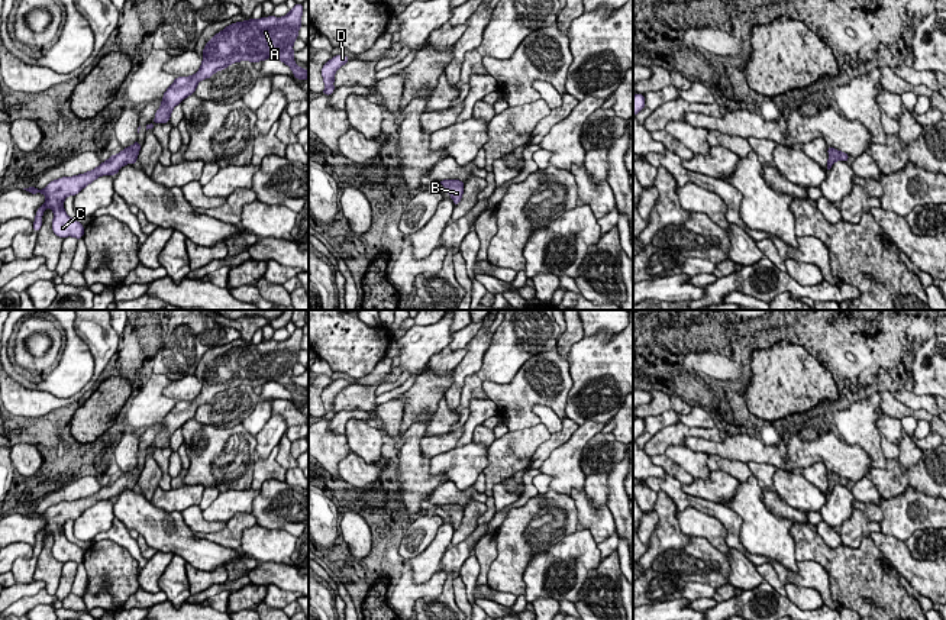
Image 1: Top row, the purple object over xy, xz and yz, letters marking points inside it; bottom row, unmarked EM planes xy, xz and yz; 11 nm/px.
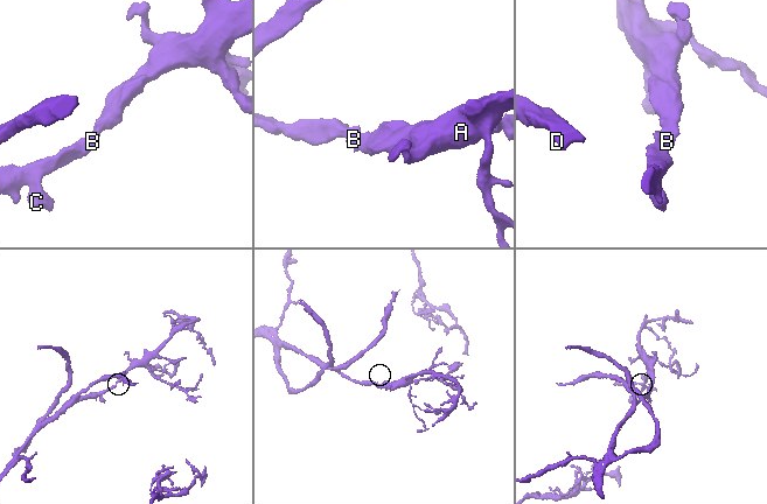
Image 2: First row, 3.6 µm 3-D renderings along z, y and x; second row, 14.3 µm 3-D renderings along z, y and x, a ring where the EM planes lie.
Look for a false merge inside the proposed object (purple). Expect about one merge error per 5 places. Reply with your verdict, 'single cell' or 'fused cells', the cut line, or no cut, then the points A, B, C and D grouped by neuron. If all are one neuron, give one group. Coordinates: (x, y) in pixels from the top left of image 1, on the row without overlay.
single cell; no cut; A B C D

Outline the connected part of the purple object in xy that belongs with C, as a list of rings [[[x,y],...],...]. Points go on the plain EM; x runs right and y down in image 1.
[[[136,465],[132,471],[125,472],[117,479],[112,479],[107,485],[101,487],[97,493],[88,497],[58,503],[51,506],[43,514],[38,514],[33,510],[23,513],[30,519],[41,517],[46,520],[46,526],[36,535],[33,555],[39,556],[42,550],[42,539],[46,532],[51,532],[54,536],[54,558],[59,562],[74,561],[75,564],[81,564],[84,559],[84,550],[65,537],[65,521],[78,519],[84,511],[101,500],[116,500],[117,495],[126,488],[136,488],[139,475],[141,469],[139,465]]]

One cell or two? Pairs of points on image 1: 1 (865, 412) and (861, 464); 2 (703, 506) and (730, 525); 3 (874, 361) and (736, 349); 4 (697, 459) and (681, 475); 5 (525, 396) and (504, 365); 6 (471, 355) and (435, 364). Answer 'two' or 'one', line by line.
1: two
2: one
3: one
4: two
5: two
6: two

